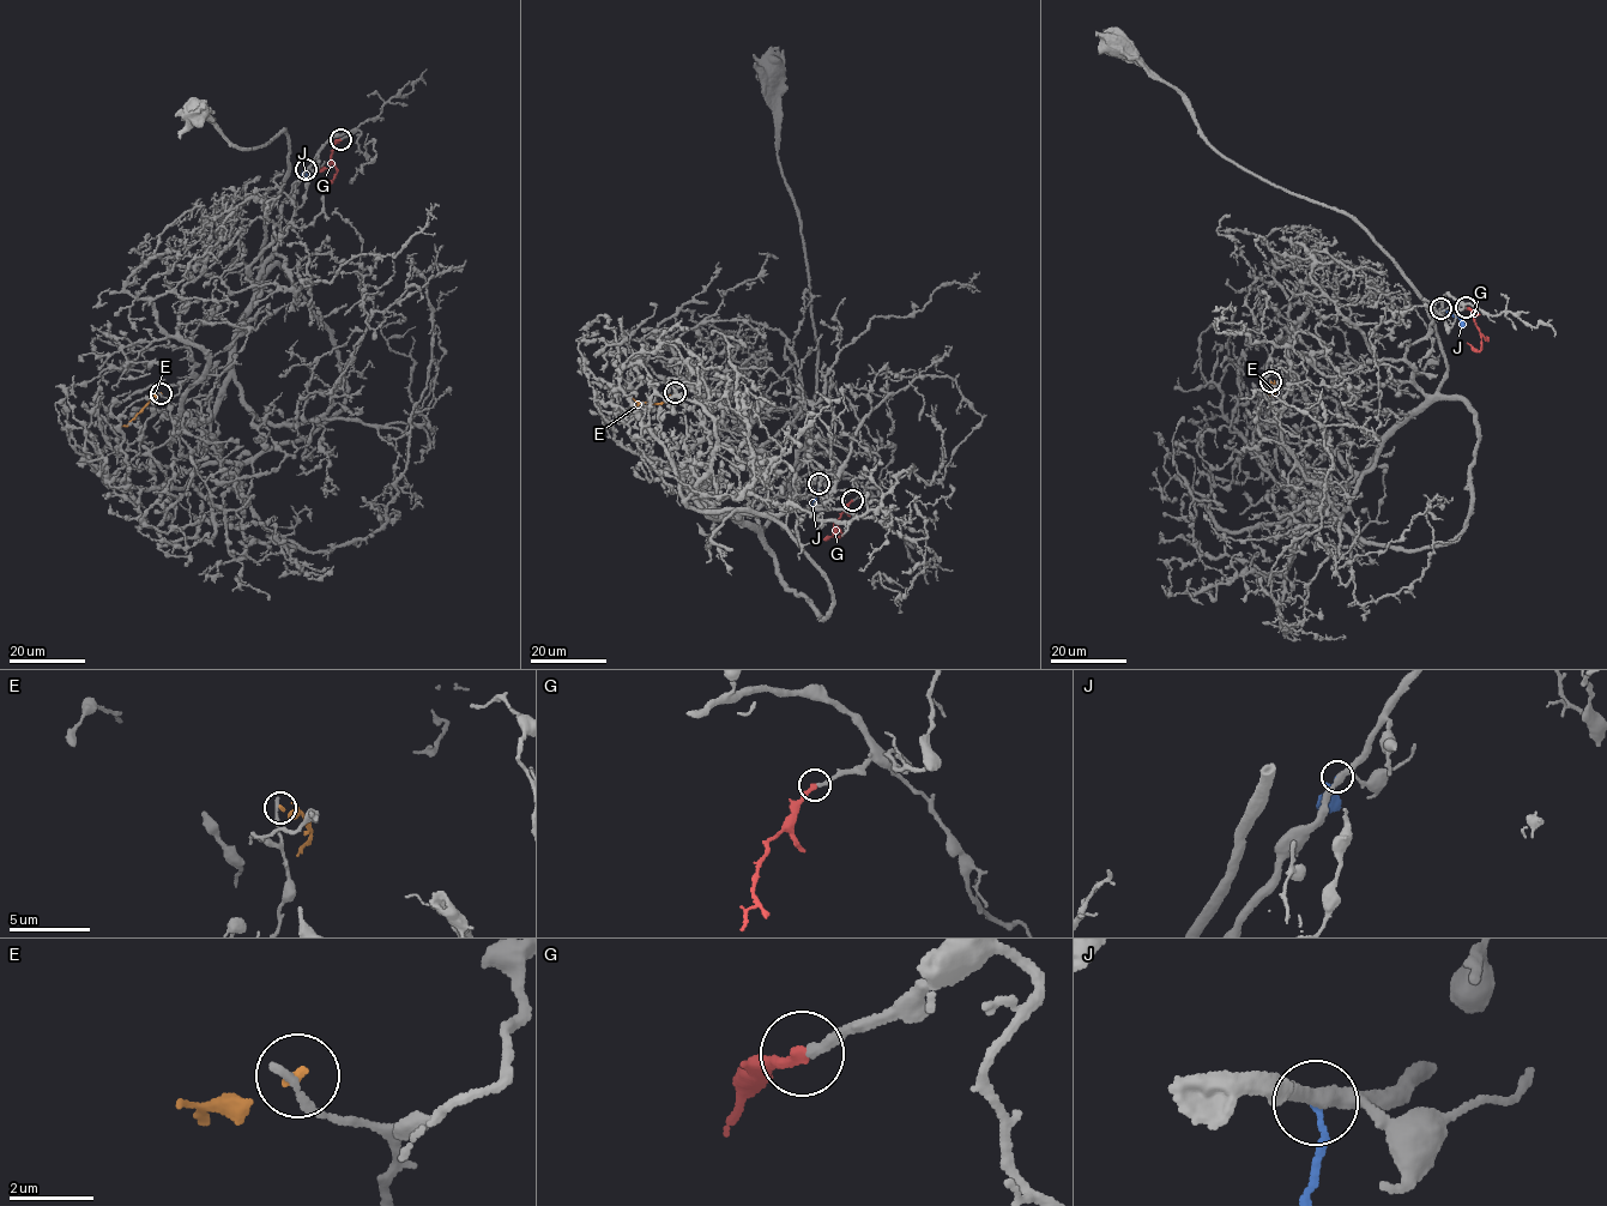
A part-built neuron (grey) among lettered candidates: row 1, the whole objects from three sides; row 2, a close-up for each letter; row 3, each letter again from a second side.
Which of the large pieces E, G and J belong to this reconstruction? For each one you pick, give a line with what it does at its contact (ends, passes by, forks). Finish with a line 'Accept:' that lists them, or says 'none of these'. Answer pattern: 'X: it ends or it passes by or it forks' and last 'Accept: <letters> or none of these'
G: it ends
Accept: G

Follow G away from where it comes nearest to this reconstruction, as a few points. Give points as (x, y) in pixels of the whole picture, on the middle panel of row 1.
G: (851, 500), (838, 519), (839, 537), (834, 522)

